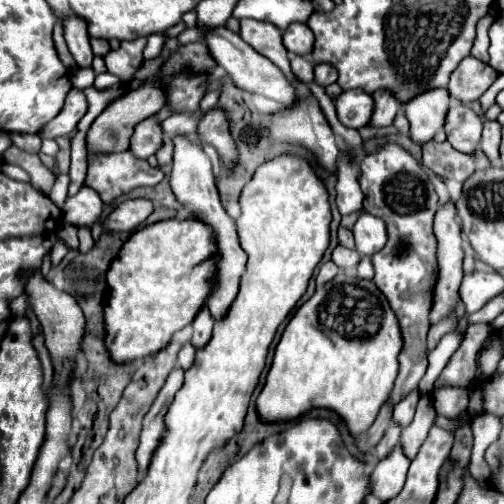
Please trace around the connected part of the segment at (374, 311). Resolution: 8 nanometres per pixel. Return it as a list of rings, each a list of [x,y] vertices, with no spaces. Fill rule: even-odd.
[[[339,274],[317,288],[315,294],[293,314],[293,318],[285,326],[275,348],[267,382],[257,398],[259,416],[267,422],[291,420],[311,408],[329,408],[345,420],[353,436],[359,436],[373,424],[381,404],[393,390],[395,378],[399,374],[399,352],[401,326],[397,324],[397,316],[389,308],[389,302],[385,300],[377,284],[373,280],[349,278]]]

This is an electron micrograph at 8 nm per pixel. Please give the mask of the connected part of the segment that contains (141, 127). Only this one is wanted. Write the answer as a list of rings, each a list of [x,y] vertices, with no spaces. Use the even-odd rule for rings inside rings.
[[[143,120],[135,126],[129,150],[133,152],[133,156],[147,160],[151,154],[157,152],[161,140],[163,140],[163,132],[159,128],[159,120]]]

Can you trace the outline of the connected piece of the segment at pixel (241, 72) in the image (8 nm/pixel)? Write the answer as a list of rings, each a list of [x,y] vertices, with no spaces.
[[[221,26],[221,28],[213,28],[213,30],[205,30],[205,36],[203,36],[203,42],[207,44],[213,60],[225,68],[225,72],[231,76],[231,80],[243,88],[243,90],[249,90],[249,92],[257,92],[257,94],[263,94],[271,100],[277,100],[281,102],[283,106],[291,106],[295,102],[295,92],[291,88],[291,84],[287,82],[285,74],[265,56],[261,56],[259,52],[255,52],[249,44],[245,44],[241,40],[239,34],[231,32],[229,28]]]

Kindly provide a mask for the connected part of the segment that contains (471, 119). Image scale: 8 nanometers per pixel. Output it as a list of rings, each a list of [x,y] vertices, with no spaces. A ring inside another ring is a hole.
[[[459,102],[451,104],[445,118],[445,132],[453,148],[467,154],[473,152],[479,146],[481,128],[483,128],[483,122],[471,108]]]

